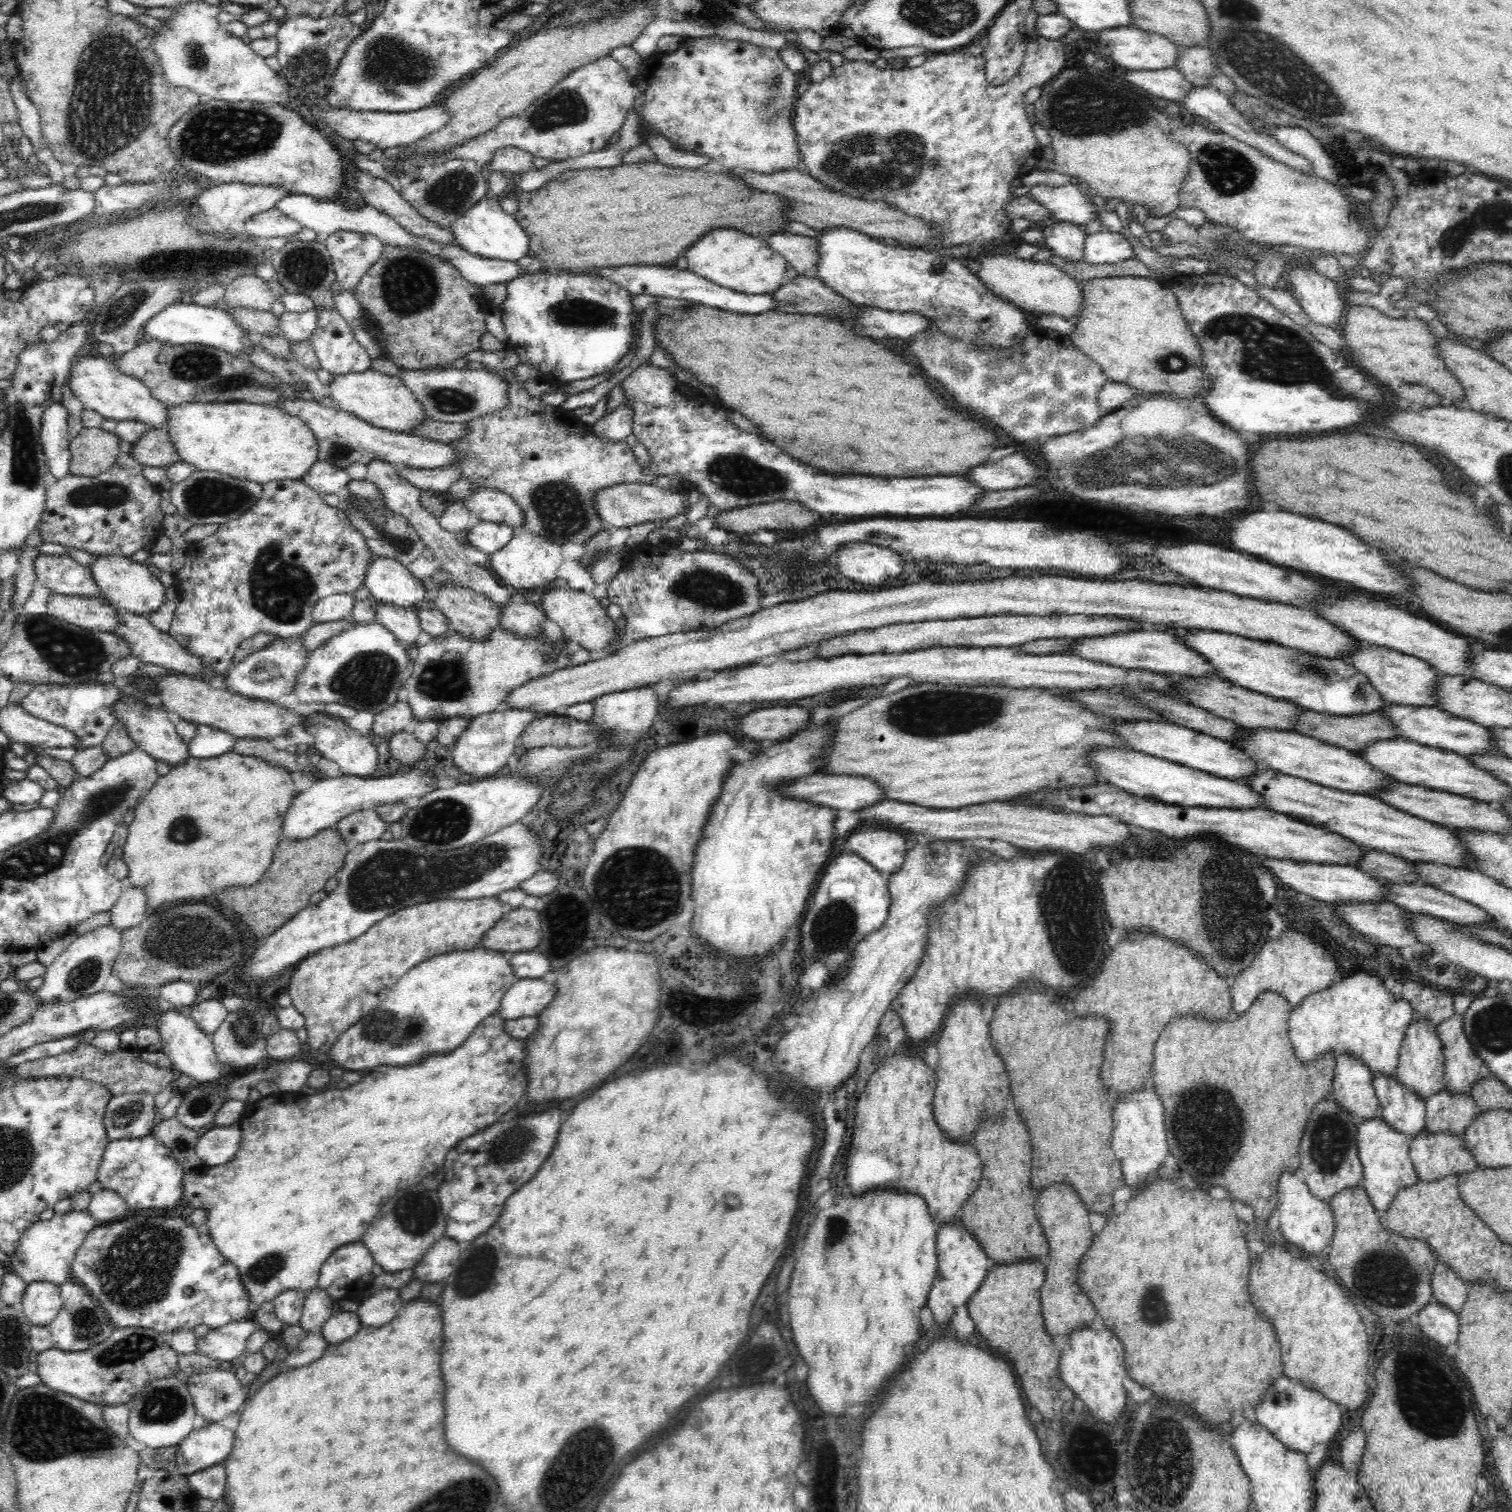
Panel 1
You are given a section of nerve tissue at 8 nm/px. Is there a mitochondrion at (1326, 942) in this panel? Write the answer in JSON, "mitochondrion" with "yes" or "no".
{"mitochondrion":"no"}

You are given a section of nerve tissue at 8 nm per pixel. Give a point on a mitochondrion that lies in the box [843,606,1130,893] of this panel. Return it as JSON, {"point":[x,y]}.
{"point":[935,712]}

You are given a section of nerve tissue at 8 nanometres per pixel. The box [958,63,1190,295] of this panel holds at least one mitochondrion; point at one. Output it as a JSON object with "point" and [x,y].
{"point":[1133,114]}

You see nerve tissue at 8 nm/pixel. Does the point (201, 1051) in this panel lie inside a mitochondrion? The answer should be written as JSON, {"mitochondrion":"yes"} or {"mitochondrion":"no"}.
{"mitochondrion":"no"}

